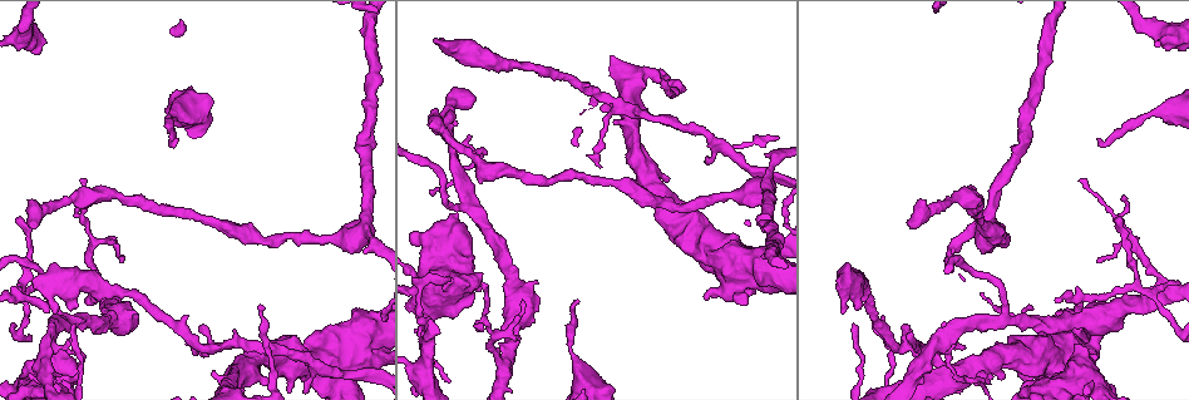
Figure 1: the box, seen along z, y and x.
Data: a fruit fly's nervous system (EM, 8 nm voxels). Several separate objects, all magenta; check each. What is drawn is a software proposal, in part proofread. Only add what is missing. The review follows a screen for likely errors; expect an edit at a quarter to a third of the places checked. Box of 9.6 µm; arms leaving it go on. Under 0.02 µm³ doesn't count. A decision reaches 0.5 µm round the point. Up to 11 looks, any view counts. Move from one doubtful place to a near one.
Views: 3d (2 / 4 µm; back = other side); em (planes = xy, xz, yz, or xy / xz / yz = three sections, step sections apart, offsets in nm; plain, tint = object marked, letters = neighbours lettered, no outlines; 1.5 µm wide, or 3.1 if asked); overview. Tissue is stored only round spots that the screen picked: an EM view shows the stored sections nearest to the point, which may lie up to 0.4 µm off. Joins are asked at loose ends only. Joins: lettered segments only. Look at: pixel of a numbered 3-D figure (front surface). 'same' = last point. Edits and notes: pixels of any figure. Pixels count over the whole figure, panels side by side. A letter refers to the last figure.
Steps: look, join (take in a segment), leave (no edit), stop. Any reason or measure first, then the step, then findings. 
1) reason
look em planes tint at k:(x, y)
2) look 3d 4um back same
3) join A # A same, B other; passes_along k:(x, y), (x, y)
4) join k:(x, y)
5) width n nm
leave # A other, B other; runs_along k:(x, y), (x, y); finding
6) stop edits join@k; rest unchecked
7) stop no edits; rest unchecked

look em planes tint at 1:(34, 226)

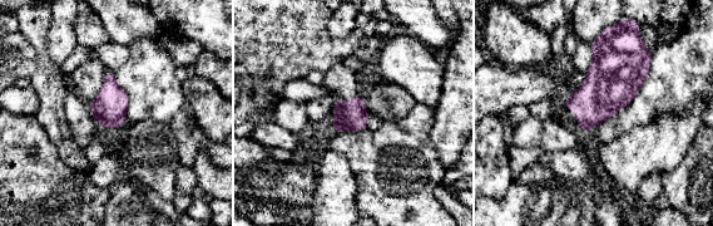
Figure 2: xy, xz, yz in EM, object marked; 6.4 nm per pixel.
look em planes letters same

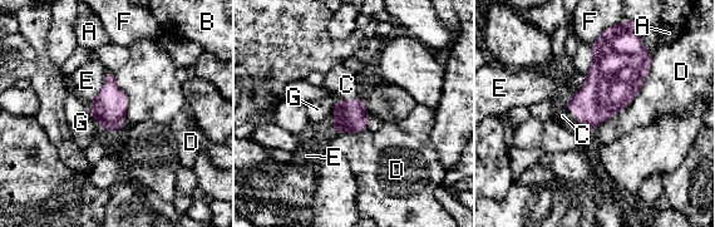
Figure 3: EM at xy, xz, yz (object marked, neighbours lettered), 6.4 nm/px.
join C # A other, B other, C same, D other, E other, F other, G other; it goes on there

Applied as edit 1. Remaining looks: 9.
tapers out
look em yz step 4 letters at 1:(993, 376)

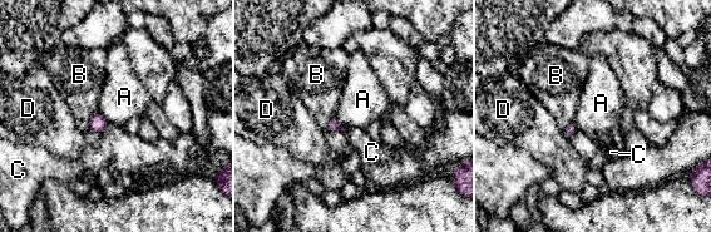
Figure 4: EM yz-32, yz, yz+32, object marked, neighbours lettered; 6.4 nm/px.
another direction
look em planes letters same

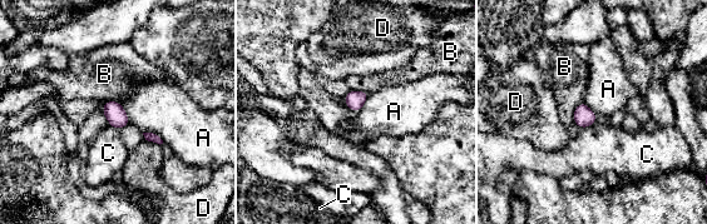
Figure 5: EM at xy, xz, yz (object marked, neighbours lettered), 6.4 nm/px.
width 120 nm
leave # A other, B other, C other, D other; none of them fits

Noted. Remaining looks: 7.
branch stops here
look 3d 4um at 1:(1103, 337)

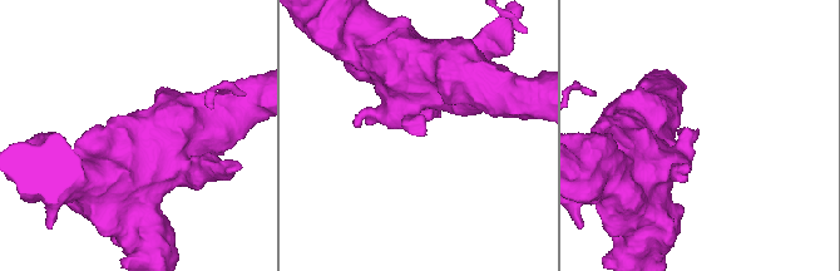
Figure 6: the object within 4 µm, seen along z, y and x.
shape alone is not enough
look em planes letters at 6:(696, 132)

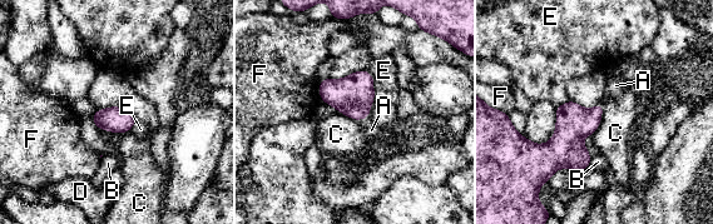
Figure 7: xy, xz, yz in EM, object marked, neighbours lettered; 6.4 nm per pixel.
join A # A same, B other, C other, D other, E other, F other; passes_along 7:(352, 95), (364, 118), (371, 130); the cell continues

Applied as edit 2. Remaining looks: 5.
see it whole again
look overview

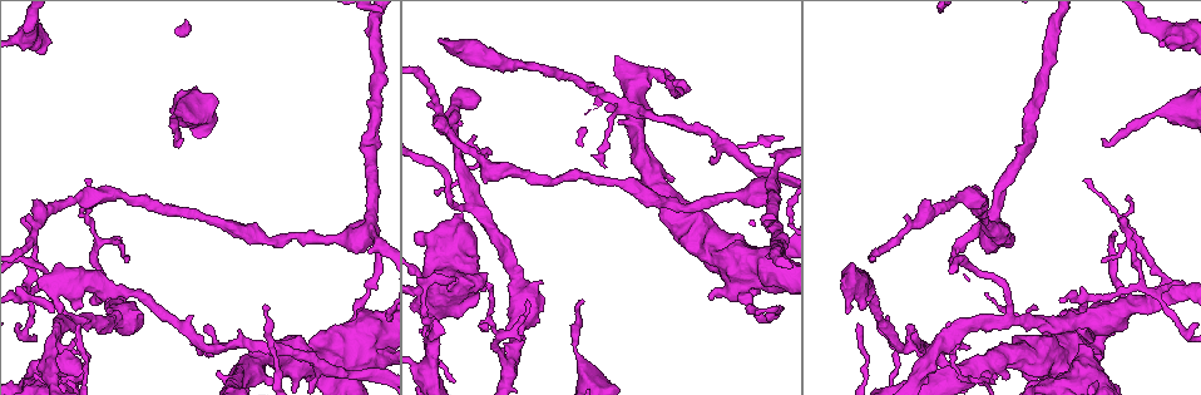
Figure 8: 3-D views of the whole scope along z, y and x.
tapers out
look 3d 2um at 8:(1114, 232)

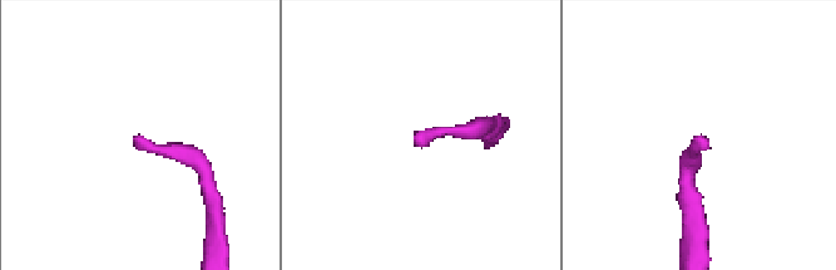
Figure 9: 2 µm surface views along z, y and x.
now the EM
look em planes plain at 9:(414, 134)

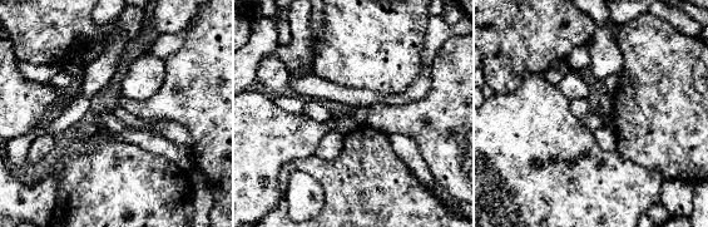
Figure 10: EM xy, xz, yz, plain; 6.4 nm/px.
see the neighbours
look em planes letters same

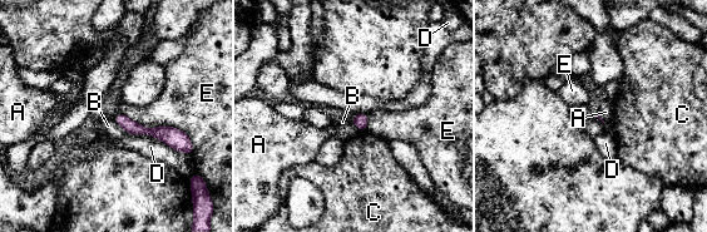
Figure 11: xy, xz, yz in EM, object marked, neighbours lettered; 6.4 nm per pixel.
leave # A other, B other, C other, D other, E other; border 11:(112, 118), (128, 133); none of them fits

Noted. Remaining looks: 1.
stop edits join@3, join@7; rest unchecked

